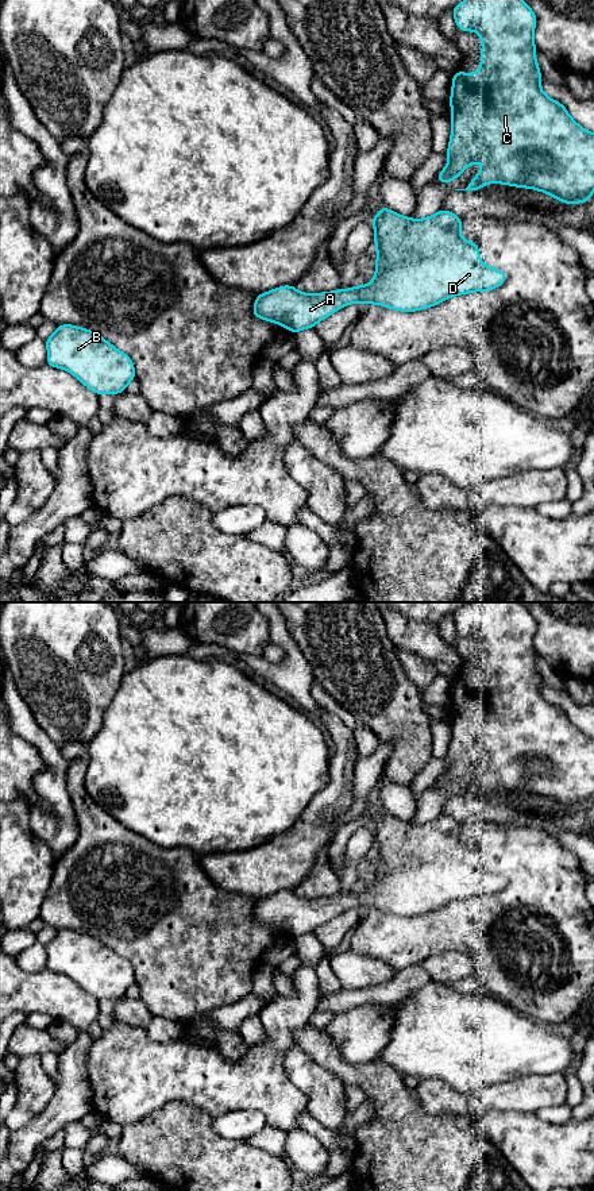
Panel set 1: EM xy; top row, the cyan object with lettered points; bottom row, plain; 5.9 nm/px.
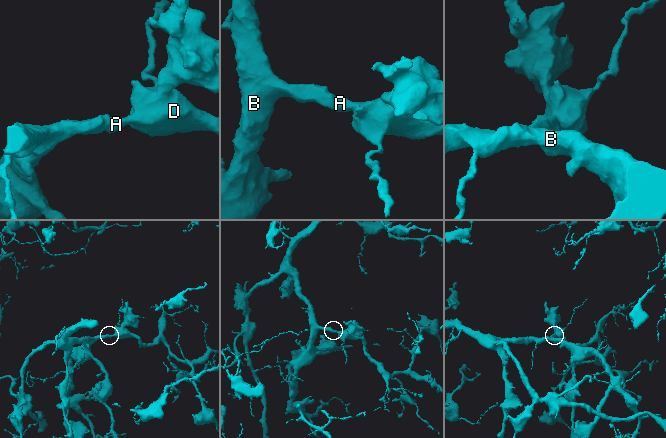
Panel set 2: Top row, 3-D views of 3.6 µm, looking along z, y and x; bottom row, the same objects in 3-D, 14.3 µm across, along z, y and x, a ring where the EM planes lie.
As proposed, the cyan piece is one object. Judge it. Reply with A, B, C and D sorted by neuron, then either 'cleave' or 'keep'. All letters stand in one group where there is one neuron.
groups A B C D; keep

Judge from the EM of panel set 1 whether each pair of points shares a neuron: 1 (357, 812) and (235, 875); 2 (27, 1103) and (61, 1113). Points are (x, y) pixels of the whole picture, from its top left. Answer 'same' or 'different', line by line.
1: different
2: different

